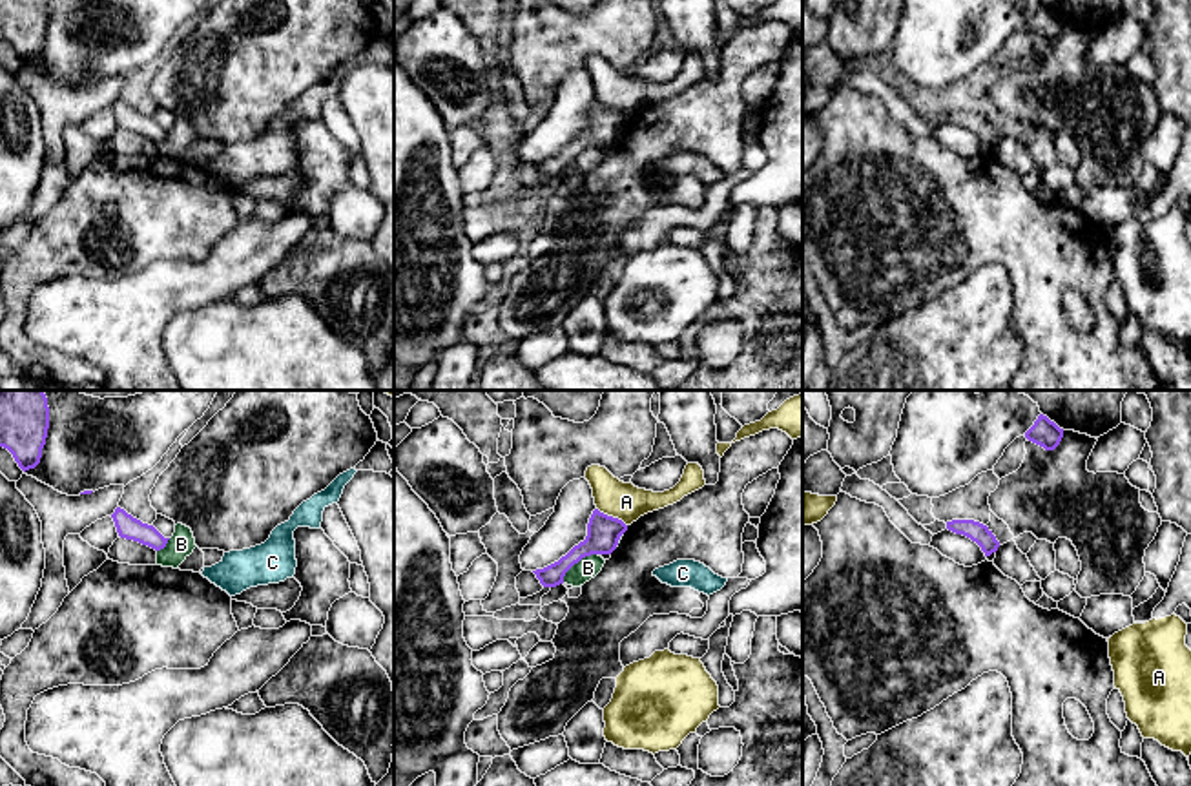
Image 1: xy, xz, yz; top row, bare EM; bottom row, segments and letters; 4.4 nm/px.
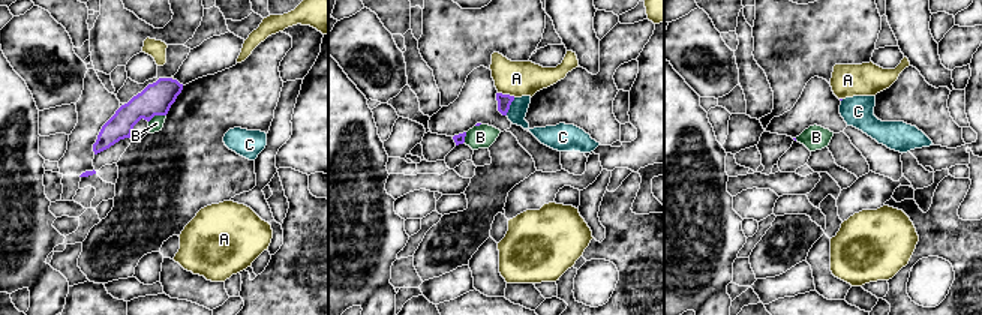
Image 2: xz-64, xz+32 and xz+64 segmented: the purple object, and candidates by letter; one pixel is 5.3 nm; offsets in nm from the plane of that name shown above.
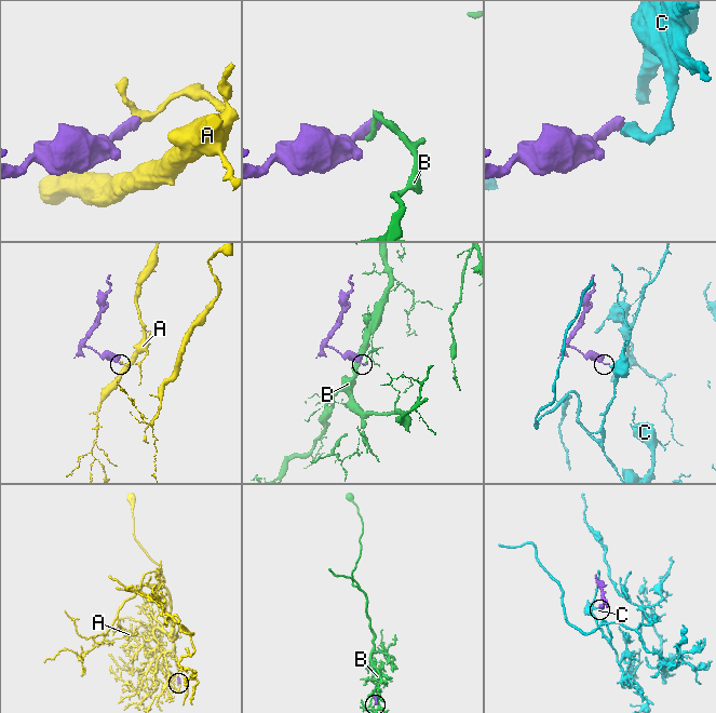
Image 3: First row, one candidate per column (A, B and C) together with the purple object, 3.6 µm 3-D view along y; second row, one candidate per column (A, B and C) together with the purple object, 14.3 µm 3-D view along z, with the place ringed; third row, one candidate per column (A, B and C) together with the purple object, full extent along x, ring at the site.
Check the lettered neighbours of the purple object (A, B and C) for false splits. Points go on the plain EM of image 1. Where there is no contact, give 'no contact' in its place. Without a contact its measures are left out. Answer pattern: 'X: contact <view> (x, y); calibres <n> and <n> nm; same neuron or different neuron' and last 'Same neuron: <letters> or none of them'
A: contact xz (611, 108); calibres 150 and 160 nm; different neuron
B: contact xz (577, 154); calibres 150 and 100 nm; different neuron
C: contact xz (619, 130); calibres 150 and 20 nm; different neuron
Same neuron: none of them

